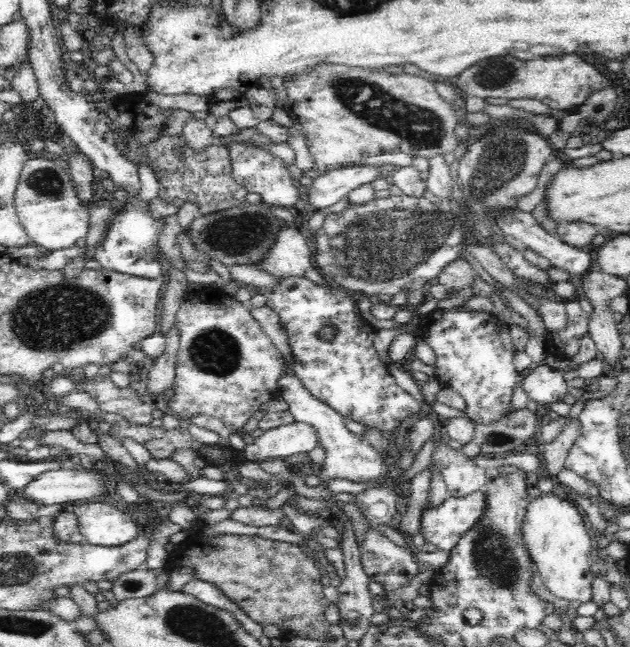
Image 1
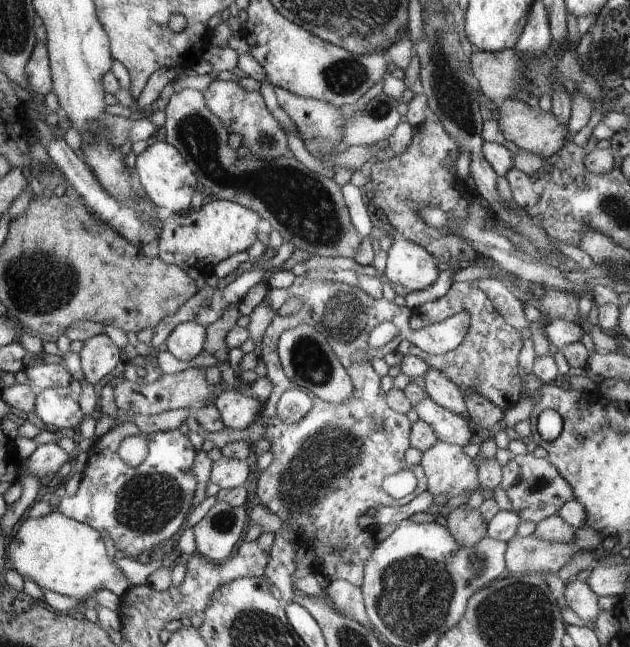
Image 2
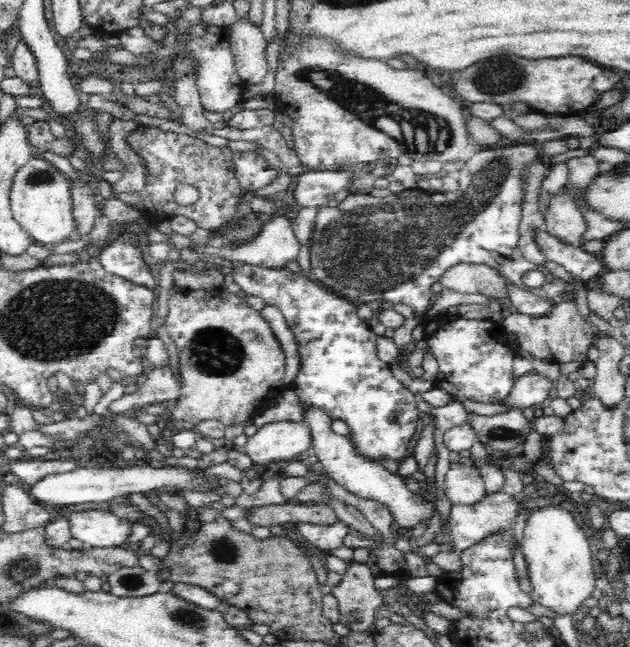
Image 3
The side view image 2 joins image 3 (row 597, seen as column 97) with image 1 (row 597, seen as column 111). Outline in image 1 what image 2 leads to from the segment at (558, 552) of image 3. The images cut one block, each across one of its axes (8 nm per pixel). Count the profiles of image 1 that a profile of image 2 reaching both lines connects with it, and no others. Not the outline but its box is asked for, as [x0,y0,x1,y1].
[522,493,596,602]

